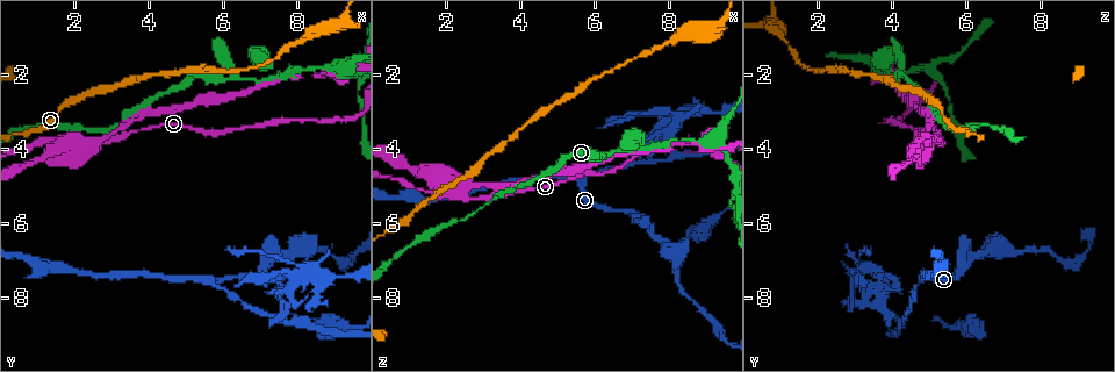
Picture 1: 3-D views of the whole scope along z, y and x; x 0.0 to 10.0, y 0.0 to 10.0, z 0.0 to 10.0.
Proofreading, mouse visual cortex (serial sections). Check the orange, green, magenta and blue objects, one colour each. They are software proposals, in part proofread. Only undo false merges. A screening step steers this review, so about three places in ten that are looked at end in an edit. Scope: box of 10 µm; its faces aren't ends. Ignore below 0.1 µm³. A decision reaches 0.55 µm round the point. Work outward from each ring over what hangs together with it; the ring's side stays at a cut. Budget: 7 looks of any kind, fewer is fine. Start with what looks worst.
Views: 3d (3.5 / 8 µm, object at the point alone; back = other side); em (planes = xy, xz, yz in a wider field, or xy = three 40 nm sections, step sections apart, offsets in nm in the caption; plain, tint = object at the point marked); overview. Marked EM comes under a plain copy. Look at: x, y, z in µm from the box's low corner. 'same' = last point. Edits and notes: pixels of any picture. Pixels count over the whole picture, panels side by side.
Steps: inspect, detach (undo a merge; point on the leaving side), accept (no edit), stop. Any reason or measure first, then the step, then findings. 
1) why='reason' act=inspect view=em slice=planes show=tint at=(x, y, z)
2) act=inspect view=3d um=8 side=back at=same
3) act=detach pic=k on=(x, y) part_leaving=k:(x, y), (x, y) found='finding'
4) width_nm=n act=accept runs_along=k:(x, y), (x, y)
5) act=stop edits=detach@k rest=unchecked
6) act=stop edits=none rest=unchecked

why='side arm on a straight run' act=inspect view=em slice=xy step=5 show=tint at=(7.85, 8.60, 4.30)

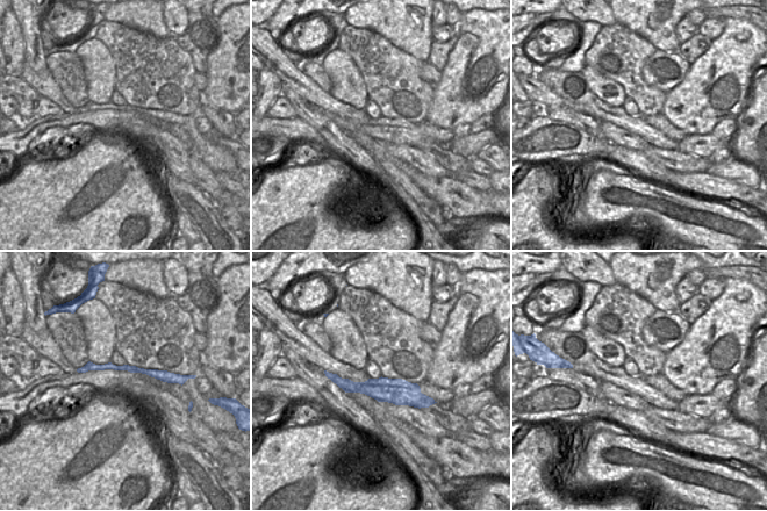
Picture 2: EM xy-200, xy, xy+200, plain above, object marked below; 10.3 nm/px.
why='wider look' act=inspect view=3d um=3.5 at=same

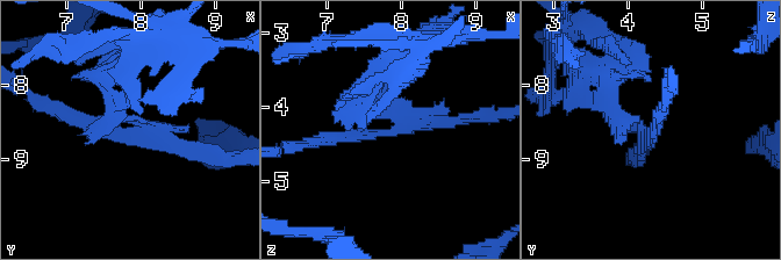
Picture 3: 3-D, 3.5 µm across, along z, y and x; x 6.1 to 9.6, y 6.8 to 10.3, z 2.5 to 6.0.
act=detach pic=3 on=(384, 92) part_leaving=3:(398, 123), (375, 100), (389, 58) found='two cells meet here'

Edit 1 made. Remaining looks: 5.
act=inspect view=3d um=8 at=(7.55, 2.10, 3.95)

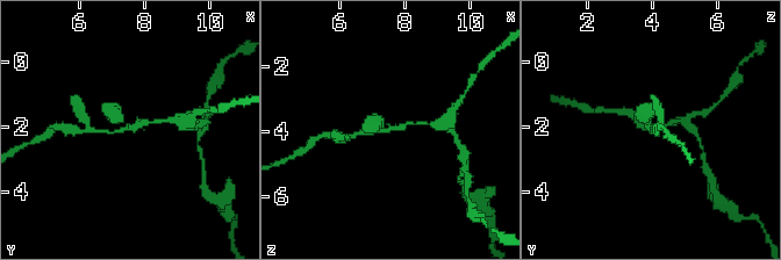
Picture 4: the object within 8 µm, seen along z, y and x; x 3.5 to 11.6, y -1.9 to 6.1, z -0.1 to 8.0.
act=inspect view=em slice=planes show=tint at=same

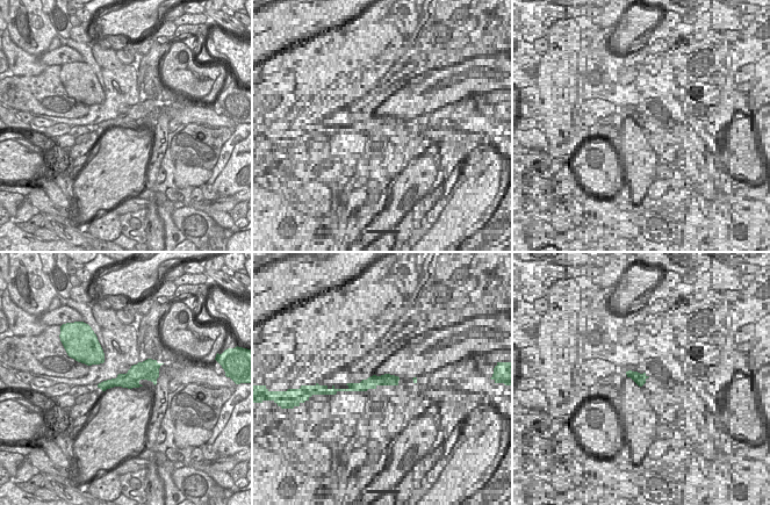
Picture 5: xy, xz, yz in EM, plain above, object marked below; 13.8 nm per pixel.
act=detach pic=4 on=(117, 115) found='a second cell is stuck on'

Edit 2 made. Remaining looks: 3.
why='redraw' act=inspect view=overview

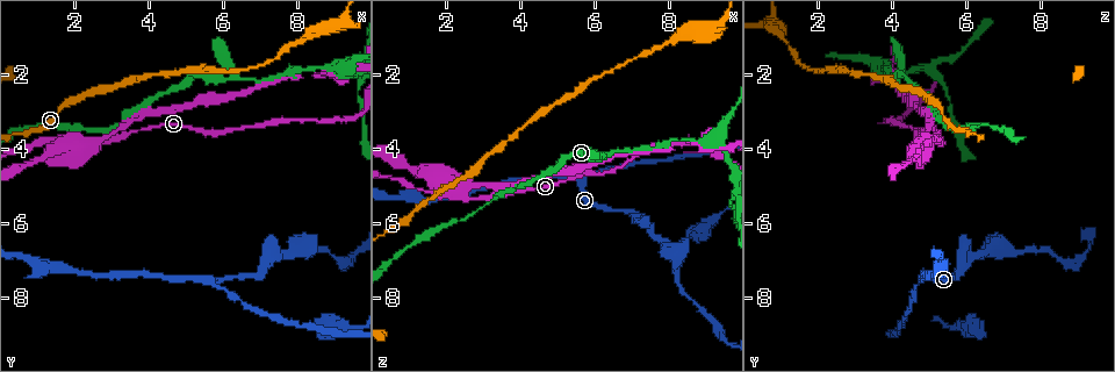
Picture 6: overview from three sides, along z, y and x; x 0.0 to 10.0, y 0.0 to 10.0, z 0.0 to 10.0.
why='thin arm on a thick one' act=inspect view=3d um=3.5 at=(2.50, 3.80, 5.10)

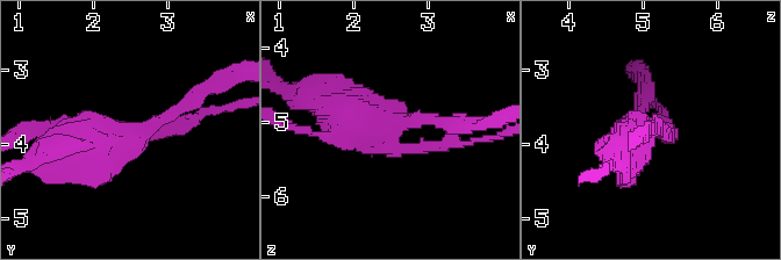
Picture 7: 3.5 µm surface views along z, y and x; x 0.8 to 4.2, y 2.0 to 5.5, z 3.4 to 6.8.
act=inspect view=em slice=xy step=1 show=tint at=(2.50, 3.85, 5.15)

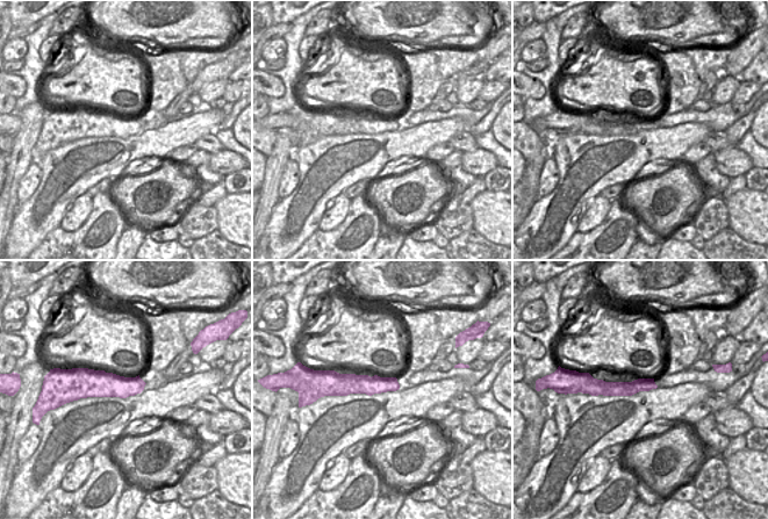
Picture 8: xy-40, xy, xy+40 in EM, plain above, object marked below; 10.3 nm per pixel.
arm_widths_nm=150,150,500 act=detach pic=7 on=(134, 150) part_leaving=7:(131, 131), (88, 135), (31, 163) found='two cells meet here'

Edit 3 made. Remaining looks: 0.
act=stop edits=detach@3,detach@4,detach@7 rest=unchecked

